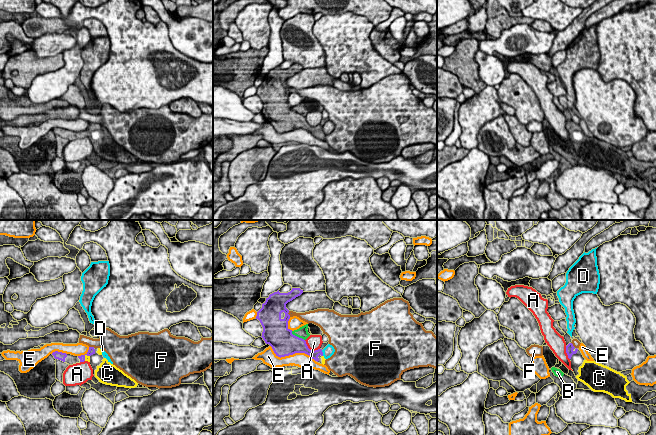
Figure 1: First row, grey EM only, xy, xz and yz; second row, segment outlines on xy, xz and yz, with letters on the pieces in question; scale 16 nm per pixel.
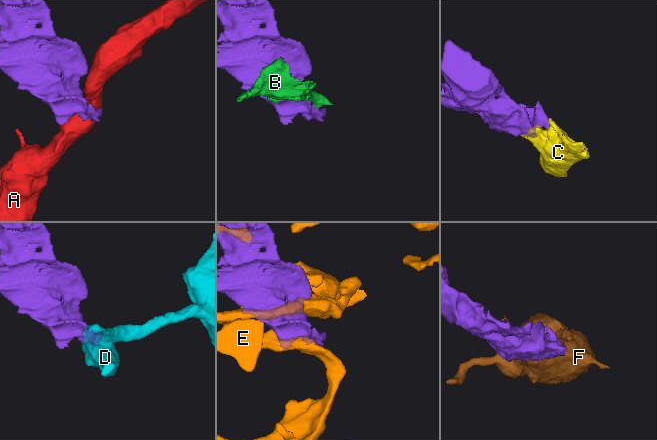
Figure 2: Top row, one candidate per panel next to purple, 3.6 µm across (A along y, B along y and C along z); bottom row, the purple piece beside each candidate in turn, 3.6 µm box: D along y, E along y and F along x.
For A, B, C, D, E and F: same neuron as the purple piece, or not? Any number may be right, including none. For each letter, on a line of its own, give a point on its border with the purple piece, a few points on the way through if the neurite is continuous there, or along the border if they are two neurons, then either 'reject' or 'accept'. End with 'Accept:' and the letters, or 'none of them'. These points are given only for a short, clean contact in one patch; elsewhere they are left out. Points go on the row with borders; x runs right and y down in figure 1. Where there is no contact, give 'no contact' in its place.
A: meets purple in xz at (309, 349); reject
B: meets purple in xz at (296, 336); reject
C: meets purple in xy at (84, 356); accept
D: meets purple in xz at (322, 353); border along xz (321, 350), (323, 355); reject
E: meets purple in xz at (291, 354); reject
F: meets purple in xz at (288, 314); reject
Accept: C

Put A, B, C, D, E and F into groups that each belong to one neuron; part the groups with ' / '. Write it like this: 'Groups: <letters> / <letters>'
Groups: A / B / C / D / E / F

